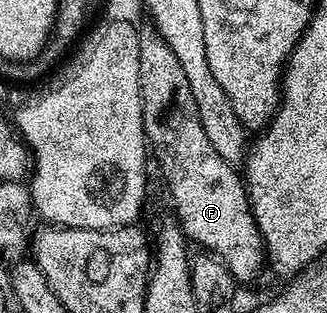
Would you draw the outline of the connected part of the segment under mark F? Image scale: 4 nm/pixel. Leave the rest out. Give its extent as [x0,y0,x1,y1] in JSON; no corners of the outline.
[139,25,267,284]

